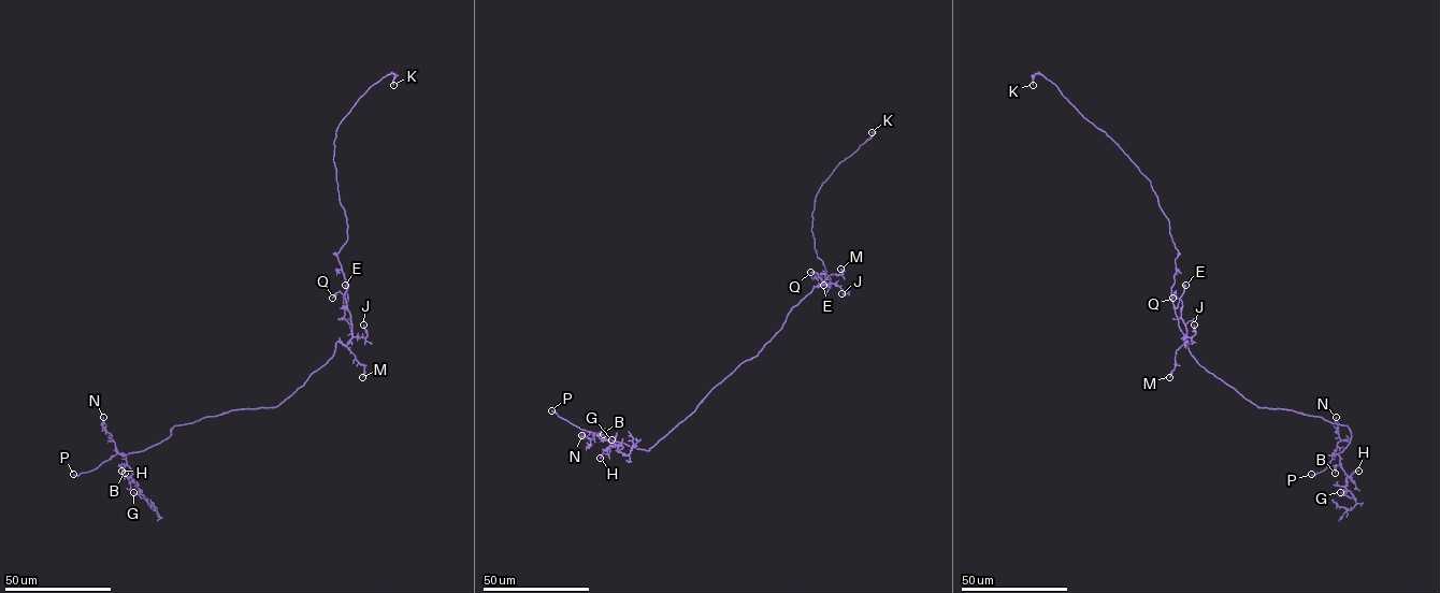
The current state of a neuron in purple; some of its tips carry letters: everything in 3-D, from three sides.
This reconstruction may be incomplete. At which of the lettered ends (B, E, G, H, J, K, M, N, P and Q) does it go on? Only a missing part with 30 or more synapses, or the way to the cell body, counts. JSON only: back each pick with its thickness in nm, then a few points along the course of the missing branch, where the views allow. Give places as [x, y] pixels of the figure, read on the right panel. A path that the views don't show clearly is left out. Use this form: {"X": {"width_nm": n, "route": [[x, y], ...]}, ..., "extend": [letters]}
{"P": {"width_nm": 200, "route": [[1311, 474], [1284, 489], [1290, 490], [1298, 483]]}, "extend": ["P"]}

